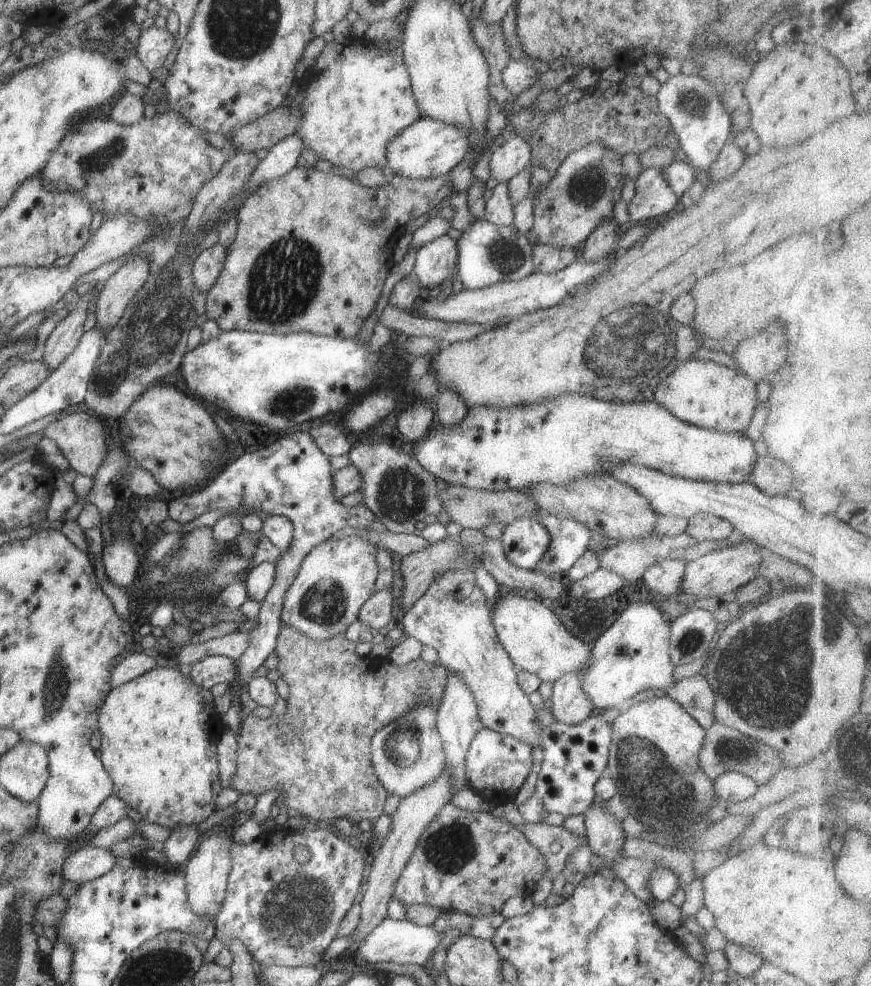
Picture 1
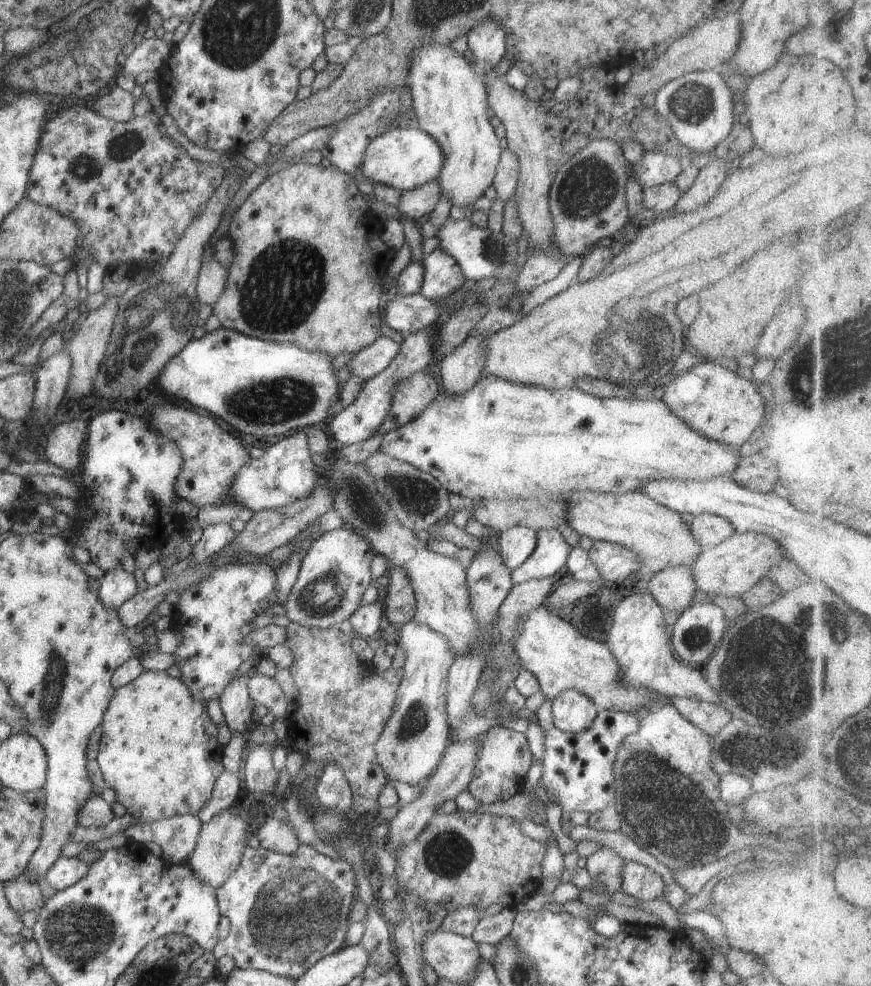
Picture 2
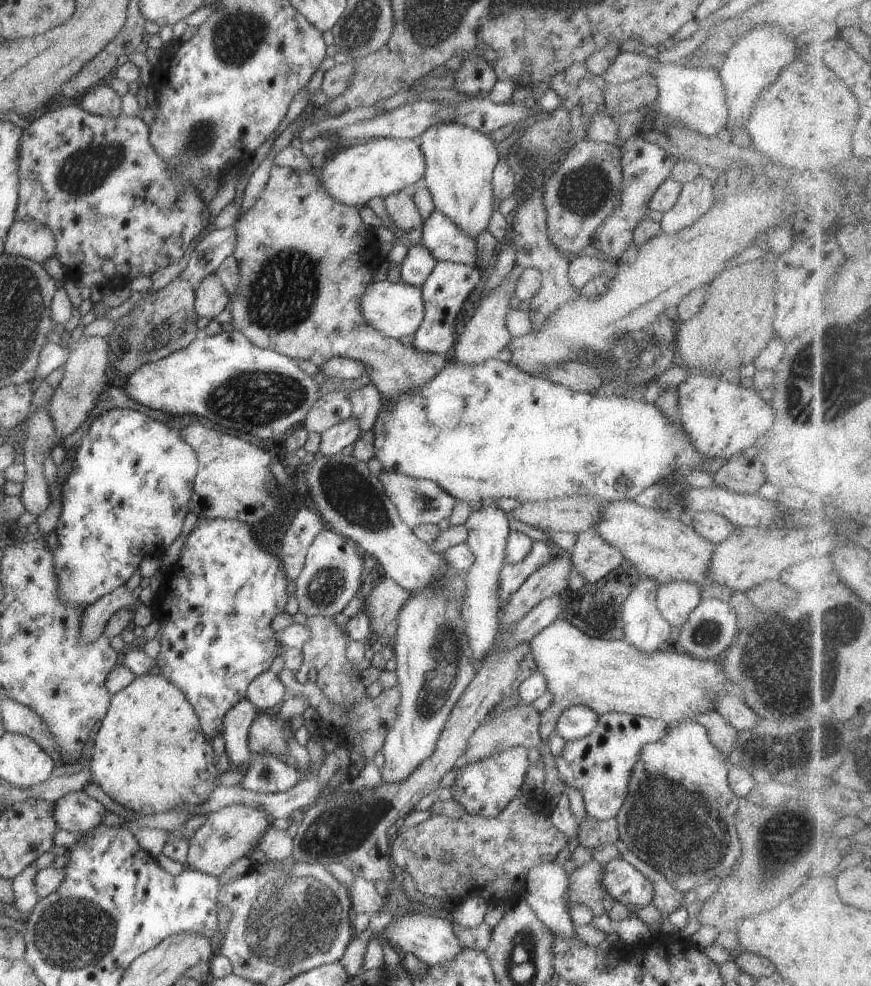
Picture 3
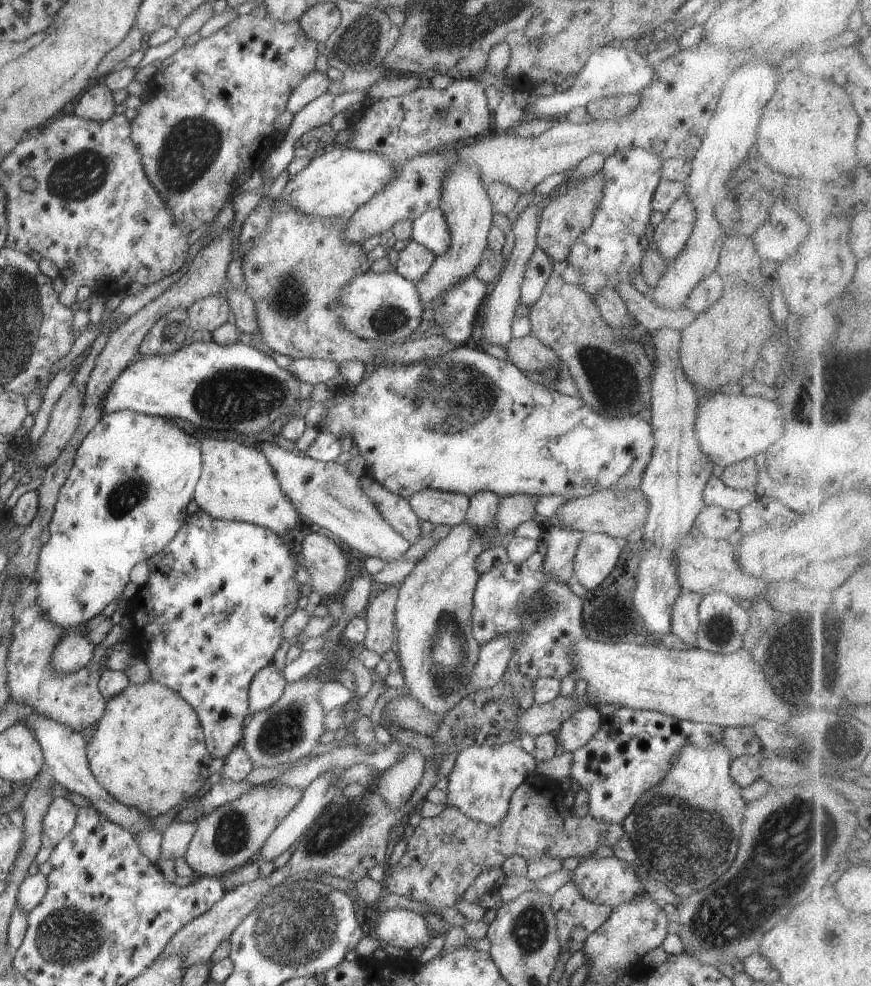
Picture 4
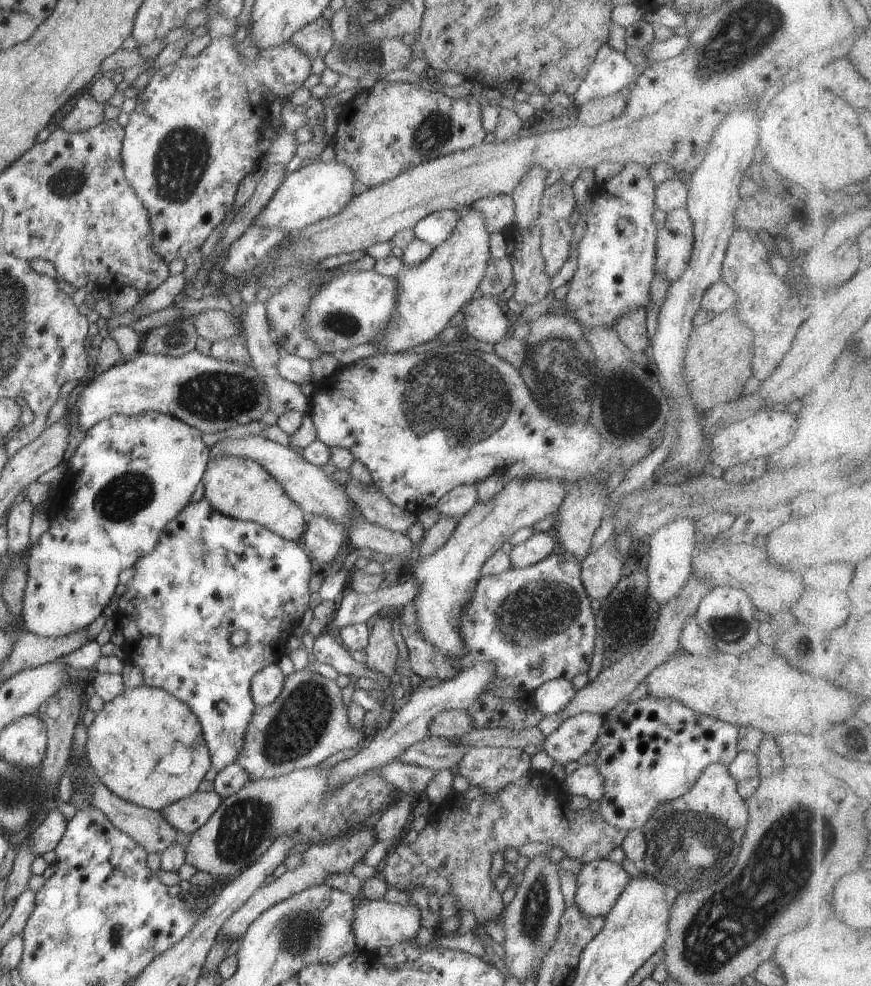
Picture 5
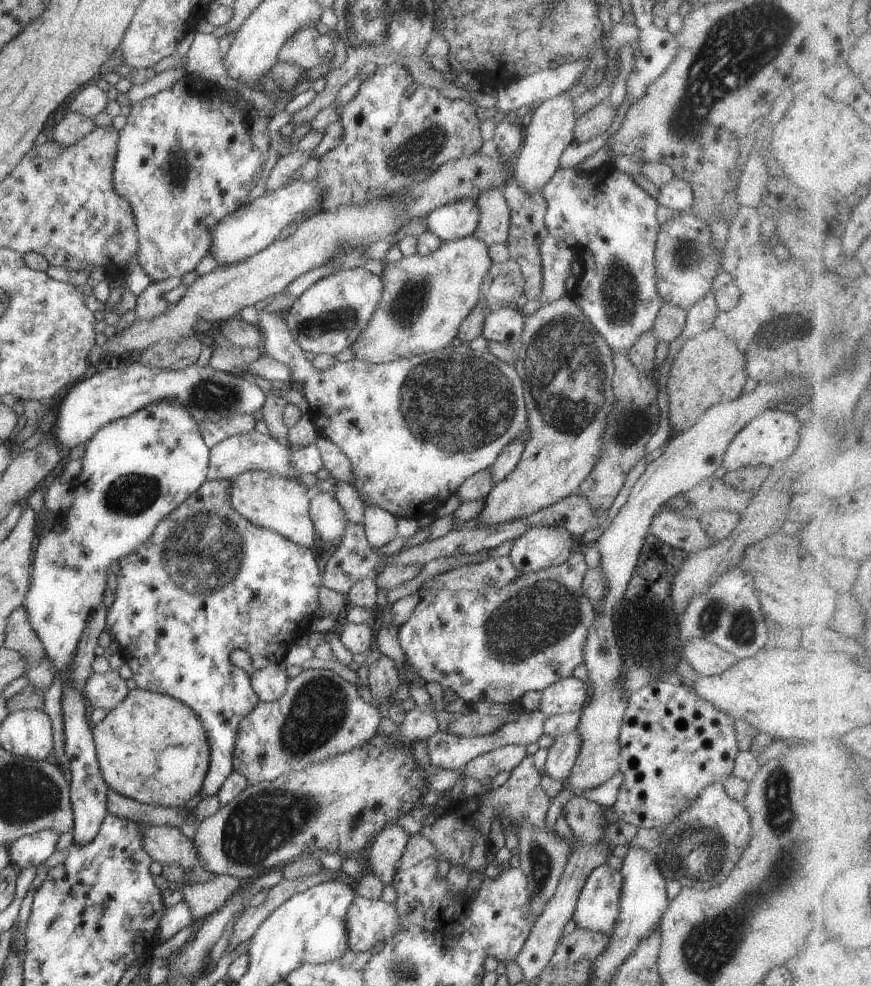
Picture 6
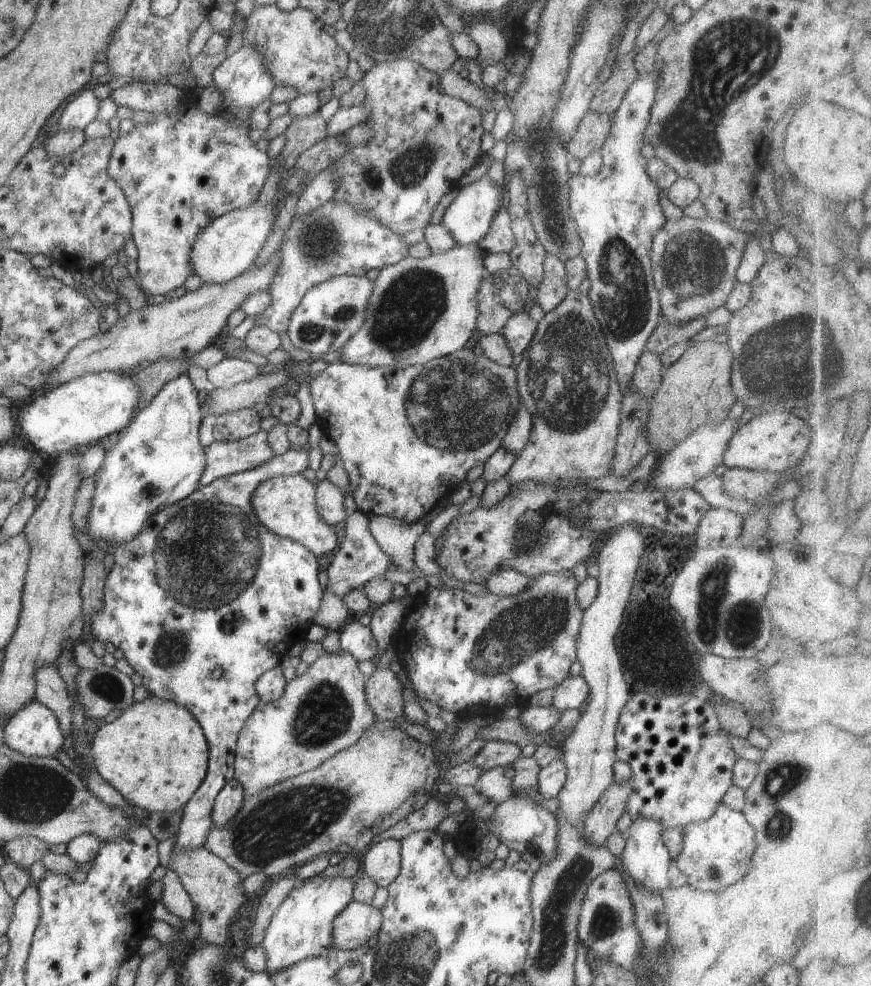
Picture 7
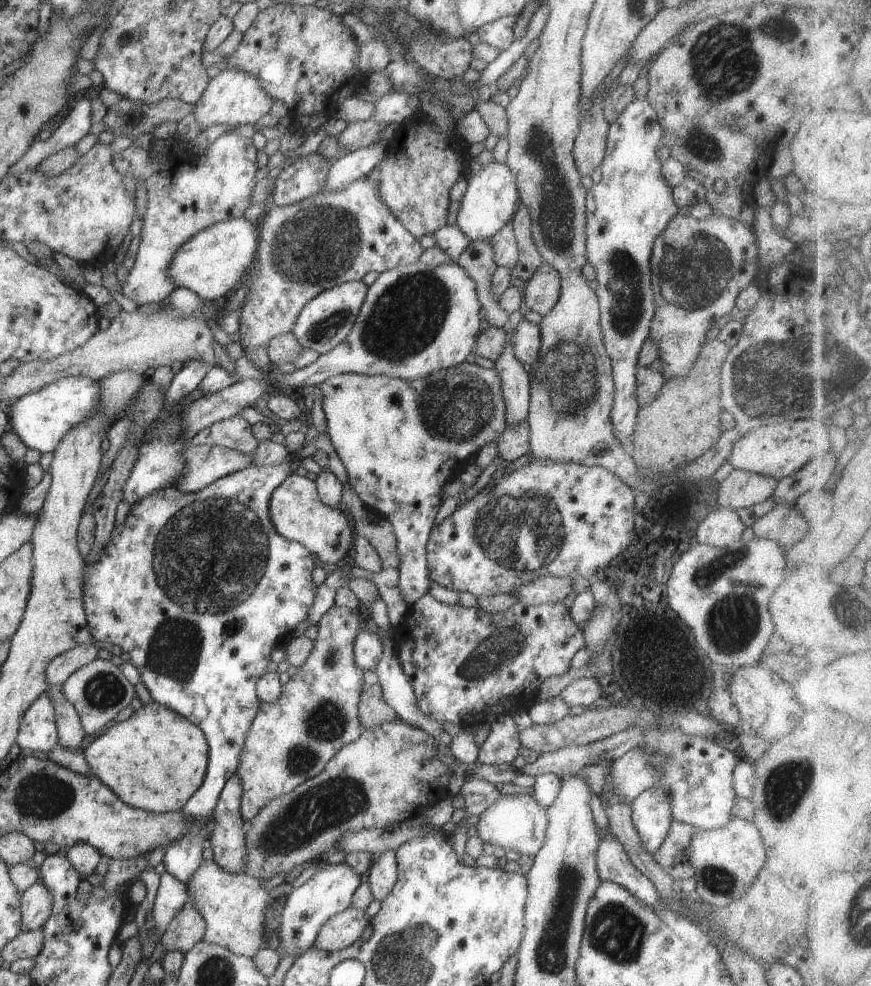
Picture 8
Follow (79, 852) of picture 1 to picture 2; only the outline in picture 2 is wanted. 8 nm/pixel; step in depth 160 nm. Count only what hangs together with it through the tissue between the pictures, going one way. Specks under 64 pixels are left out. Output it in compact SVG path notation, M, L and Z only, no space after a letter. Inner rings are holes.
M62 857L47 870L44 883L54 890L61 891L76 881L79 881L89 869L89 866L77 858Z

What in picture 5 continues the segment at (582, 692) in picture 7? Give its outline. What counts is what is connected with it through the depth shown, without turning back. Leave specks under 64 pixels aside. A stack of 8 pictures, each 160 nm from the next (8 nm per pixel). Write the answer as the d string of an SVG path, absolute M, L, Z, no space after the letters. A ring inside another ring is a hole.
M560 678L542 684L532 696L536 709L542 715L550 716L562 712L576 696L576 690L570 680Z

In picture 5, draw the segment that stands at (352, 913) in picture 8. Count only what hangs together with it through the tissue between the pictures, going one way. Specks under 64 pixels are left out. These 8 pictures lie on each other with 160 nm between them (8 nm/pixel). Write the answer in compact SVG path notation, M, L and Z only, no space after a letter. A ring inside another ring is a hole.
M384 899L356 901L354 910L354 934L356 934L356 947L361 952L369 951L375 953L382 946L384 948L394 948L400 942L415 940L421 926L421 912L412 903L392 904Z

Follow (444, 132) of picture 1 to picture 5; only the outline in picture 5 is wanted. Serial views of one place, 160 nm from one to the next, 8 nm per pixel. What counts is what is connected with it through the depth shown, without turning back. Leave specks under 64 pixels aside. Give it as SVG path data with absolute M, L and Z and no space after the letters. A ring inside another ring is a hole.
M314 160L303 164L279 185L270 202L254 220L256 226L280 228L297 233L320 220L326 220L341 213L350 200L354 200L363 190L362 182L356 180L354 168L342 162L322 162Z

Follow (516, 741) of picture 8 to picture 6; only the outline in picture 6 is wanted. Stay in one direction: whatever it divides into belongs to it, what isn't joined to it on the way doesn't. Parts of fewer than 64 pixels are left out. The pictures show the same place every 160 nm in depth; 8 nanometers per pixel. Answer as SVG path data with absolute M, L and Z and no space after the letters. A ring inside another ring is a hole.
M505 745L480 754L462 768L462 774L480 782L492 781L500 772L512 772L526 758L523 745Z

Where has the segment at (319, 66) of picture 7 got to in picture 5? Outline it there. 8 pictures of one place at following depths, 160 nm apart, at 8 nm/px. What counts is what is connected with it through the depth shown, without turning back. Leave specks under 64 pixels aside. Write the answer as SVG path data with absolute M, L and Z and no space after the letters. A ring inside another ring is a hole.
M322 17L302 27L292 35L289 41L311 60L314 58L323 60L335 43L330 30L330 22L326 22Z

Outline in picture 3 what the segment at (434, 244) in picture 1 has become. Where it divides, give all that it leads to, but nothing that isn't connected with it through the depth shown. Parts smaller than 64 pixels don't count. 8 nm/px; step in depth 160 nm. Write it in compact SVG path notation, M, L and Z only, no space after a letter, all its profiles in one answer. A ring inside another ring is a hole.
M437 261L434 270L430 272L430 276L421 287L425 314L422 325L414 332L414 339L410 346L418 352L446 355L456 342L454 324L461 321L468 296L483 277L481 270L474 265Z

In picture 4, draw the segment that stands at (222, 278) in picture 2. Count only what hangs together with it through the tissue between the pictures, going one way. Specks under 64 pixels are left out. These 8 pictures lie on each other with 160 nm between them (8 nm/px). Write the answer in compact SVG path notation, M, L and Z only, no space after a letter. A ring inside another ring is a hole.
M217 293L196 300L187 312L193 331L206 330L212 333L218 326L228 323L231 310L227 300Z

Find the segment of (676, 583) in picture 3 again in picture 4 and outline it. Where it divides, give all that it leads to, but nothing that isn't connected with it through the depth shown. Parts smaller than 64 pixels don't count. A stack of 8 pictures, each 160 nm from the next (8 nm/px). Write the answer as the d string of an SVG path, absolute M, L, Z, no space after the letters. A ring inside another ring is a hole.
M682 590L672 606L671 632L678 636L688 649L698 647L696 632L700 626L698 606L701 598L700 594Z

